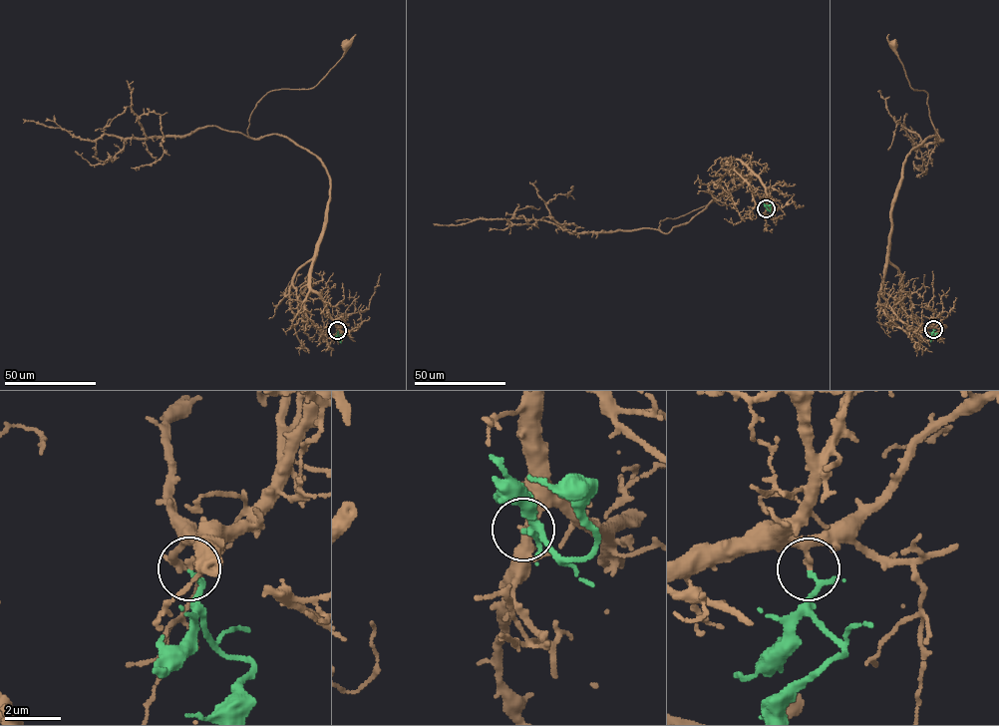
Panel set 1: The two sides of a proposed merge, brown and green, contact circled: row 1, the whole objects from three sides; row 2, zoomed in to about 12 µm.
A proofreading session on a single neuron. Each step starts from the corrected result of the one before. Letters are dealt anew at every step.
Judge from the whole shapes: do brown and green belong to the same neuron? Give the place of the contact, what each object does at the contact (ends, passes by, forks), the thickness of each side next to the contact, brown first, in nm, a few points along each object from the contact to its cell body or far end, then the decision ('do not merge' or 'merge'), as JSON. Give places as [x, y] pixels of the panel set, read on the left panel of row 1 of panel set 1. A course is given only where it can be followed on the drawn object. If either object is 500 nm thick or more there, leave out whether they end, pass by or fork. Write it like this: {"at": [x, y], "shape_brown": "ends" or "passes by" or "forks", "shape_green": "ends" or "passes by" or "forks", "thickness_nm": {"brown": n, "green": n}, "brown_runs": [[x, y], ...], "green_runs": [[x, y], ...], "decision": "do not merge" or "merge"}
{"at": [337, 330], "shape_brown": "ends", "shape_green": "passes by", "thickness_nm": {"brown": 220, "green": 120}, "brown_runs": [[337, 330], [310, 280], [329, 176], [288, 138], [251, 139], [247, 131], [267, 93], [313, 88], [346, 45]], "green_runs": [[337, 330], [341, 343]], "decision": "do not merge"}

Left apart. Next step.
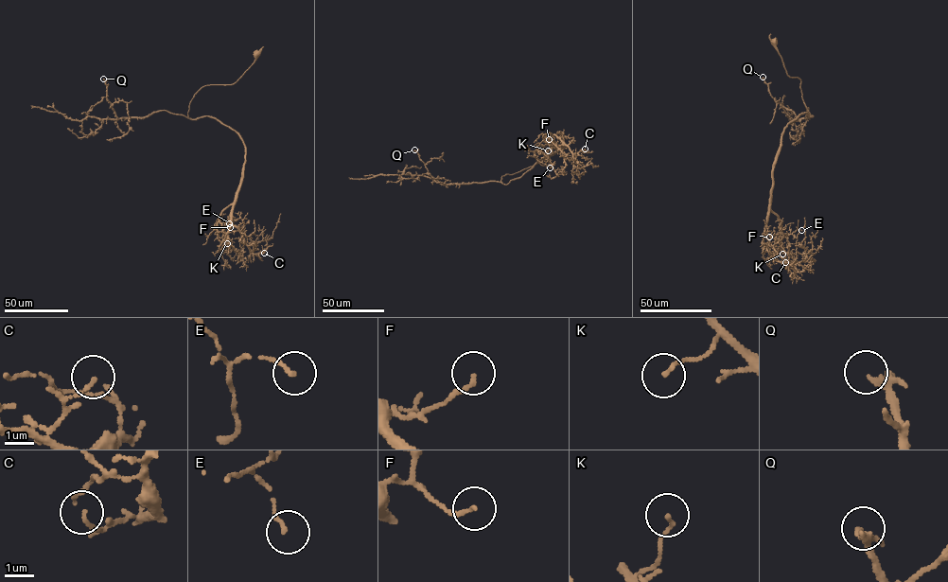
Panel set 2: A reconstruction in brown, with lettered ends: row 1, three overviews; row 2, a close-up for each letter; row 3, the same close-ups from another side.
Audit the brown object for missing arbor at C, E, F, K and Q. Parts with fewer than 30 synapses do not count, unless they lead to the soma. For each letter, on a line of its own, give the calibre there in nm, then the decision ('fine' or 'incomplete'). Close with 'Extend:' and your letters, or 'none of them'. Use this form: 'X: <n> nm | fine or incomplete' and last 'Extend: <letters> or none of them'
C: 110 nm | fine
E: 130 nm | fine
F: 150 nm | fine
K: 120 nm | fine
Q: 150 nm | incomplete
Extend: Q

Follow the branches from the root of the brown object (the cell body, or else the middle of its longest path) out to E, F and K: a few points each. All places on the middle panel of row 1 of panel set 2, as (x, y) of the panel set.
E: (559, 149), (500, 181), (519, 178), (557, 150), (549, 141), (534, 153), (550, 167)
F: (559, 149), (502, 175), (501, 182), (519, 178), (557, 150), (550, 137), (543, 138), (549, 139)
K: (559, 149), (500, 181), (519, 178), (557, 150), (556, 143), (538, 149), (548, 150)

